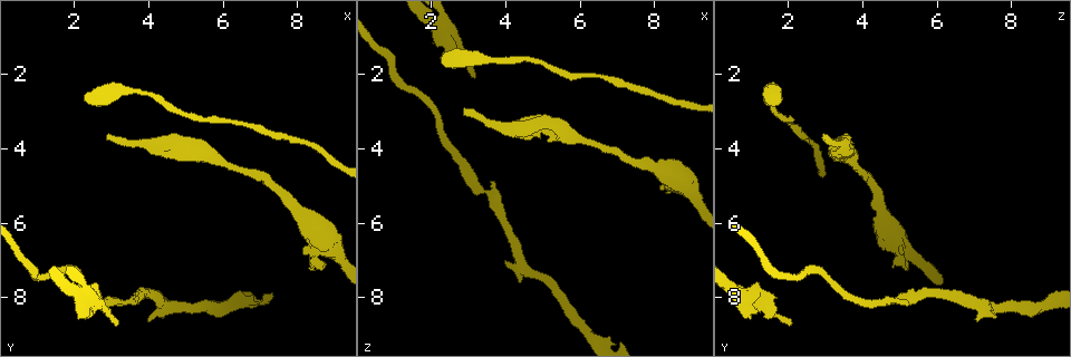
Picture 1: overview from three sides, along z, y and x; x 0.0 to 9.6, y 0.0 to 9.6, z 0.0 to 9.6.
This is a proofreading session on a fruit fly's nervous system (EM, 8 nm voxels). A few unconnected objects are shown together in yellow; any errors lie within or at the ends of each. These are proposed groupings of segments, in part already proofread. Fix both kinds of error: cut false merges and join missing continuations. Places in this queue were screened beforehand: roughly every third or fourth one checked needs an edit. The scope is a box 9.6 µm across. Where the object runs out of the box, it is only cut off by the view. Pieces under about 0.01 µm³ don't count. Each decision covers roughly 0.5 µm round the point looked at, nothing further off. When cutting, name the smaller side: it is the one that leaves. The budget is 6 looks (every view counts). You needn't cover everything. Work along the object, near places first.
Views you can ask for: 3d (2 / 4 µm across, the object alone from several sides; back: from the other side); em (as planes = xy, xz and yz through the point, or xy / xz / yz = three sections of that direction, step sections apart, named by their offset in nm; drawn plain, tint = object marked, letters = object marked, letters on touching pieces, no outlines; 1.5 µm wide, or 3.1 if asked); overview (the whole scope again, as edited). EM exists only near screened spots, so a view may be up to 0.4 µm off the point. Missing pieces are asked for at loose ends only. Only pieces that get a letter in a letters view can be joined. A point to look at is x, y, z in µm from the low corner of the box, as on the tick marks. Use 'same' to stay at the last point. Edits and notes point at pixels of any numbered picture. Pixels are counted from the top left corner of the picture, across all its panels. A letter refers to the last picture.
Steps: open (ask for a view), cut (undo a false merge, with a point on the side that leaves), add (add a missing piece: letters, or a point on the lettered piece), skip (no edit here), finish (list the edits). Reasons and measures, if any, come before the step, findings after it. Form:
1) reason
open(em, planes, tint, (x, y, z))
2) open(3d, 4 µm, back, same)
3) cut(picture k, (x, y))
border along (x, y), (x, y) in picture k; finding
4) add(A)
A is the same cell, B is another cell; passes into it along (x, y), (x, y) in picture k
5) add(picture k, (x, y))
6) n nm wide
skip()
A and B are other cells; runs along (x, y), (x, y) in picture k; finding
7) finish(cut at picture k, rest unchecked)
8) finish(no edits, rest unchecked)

open(em, planes, plain, (4.00, 8.70, 7.05))

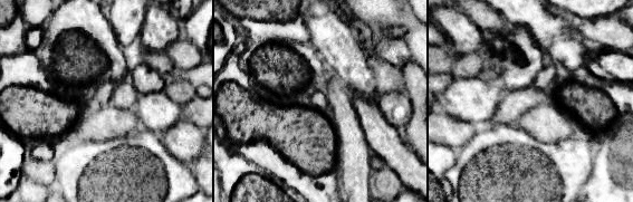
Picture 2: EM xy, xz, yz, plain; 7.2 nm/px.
see the neighbours
open(em, planes, letters, same)

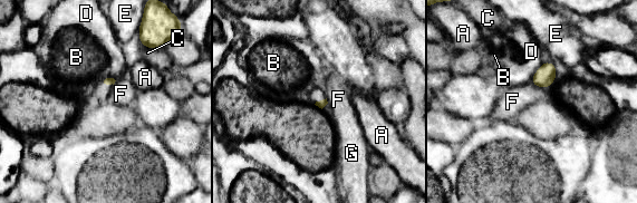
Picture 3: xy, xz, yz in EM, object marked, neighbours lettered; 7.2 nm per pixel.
skip()
A, B, C, D, E, F and G are other cells; no lettered piece goes on from it

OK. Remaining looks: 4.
free end
open(3d, 4 µm, back, (2.95, 3.60, 2.90))

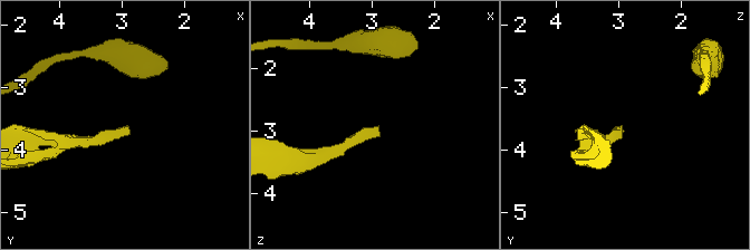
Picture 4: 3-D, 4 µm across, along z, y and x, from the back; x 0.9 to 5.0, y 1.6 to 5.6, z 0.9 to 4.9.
shape alone is not enough
open(em, planes, letters, (2.90, 3.60, 2.95))

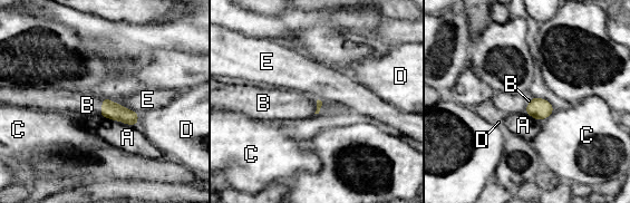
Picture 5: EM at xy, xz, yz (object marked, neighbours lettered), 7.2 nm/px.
A touches over 260 nm
add(B)
B is the same cell, A, C, D and E are other cells; it goes on there

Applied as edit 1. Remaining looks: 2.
open(overview)

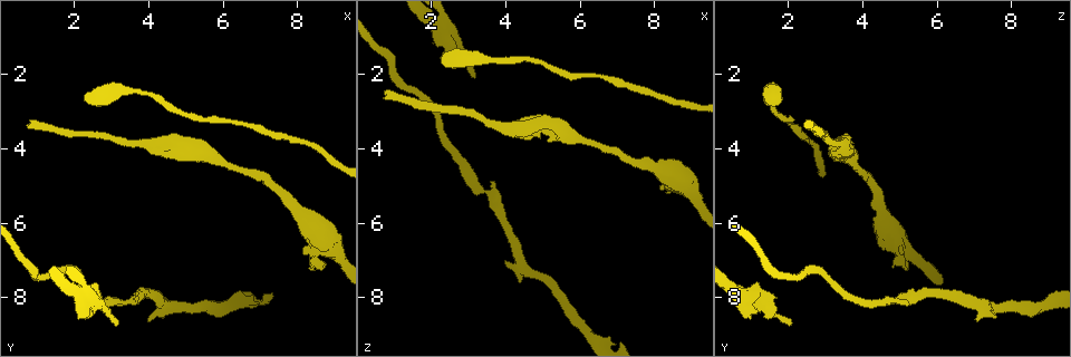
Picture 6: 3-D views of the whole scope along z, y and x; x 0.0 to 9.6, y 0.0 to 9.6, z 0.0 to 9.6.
open(em, xy, step 8, letters, (3.10, 2.40, 1.60))

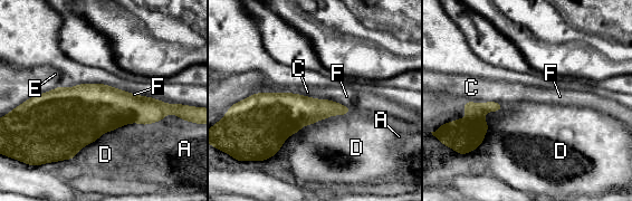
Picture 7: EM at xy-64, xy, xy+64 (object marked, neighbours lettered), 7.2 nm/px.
F touches over 300 nm
skip()
A, C, D, E and F are other cells; border along (312, 96), (332, 99), (350, 107) in picture 7; one neuron here

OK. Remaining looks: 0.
finish(add at picture 5, rest unchecked)

